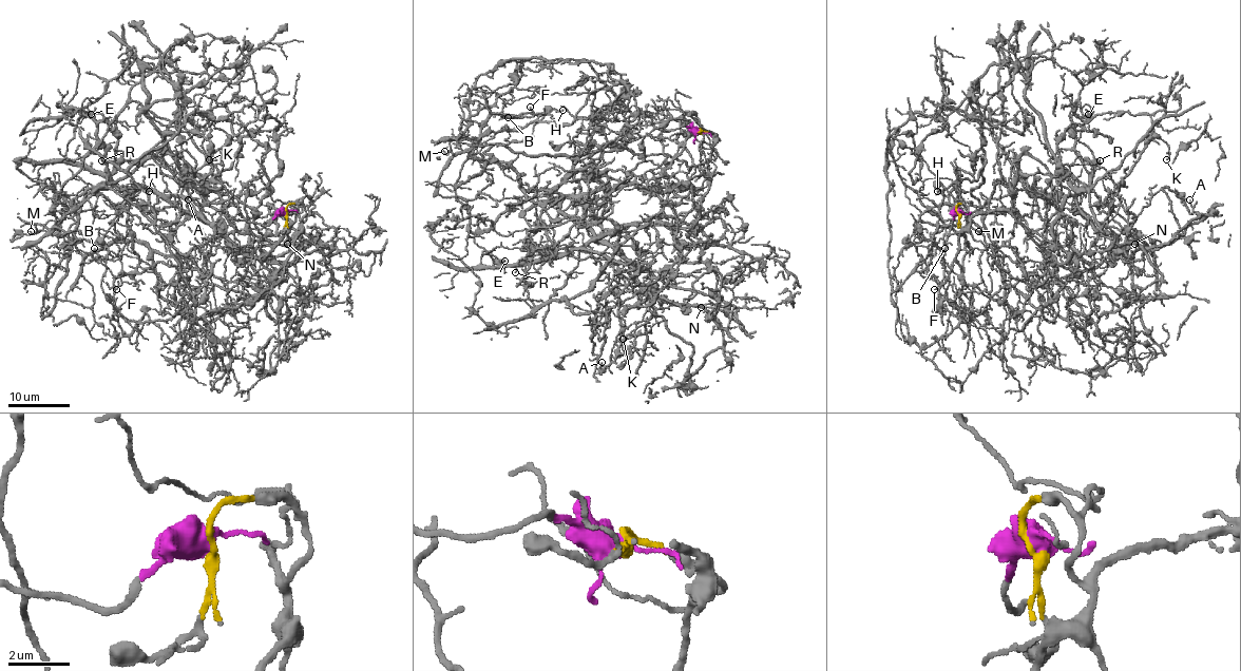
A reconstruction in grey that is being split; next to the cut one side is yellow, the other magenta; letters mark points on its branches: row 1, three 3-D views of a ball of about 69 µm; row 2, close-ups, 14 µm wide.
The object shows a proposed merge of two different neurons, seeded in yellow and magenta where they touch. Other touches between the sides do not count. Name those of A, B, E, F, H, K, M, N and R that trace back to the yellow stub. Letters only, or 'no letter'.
A, E, K, N, R

